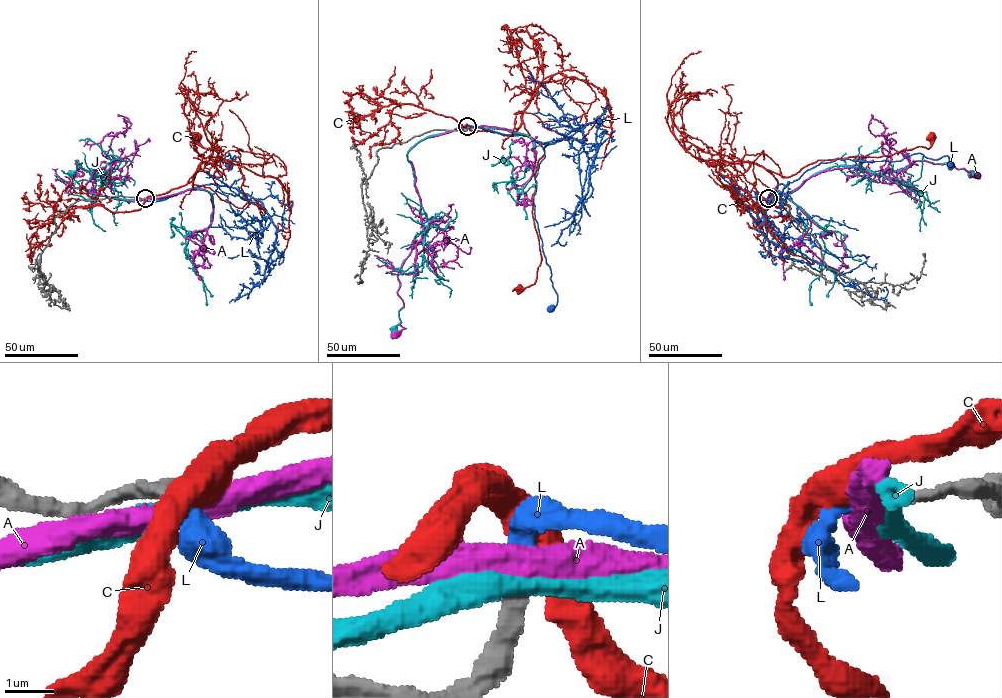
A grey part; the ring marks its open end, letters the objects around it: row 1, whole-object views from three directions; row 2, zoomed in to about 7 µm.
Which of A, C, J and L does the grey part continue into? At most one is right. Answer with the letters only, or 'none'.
L

